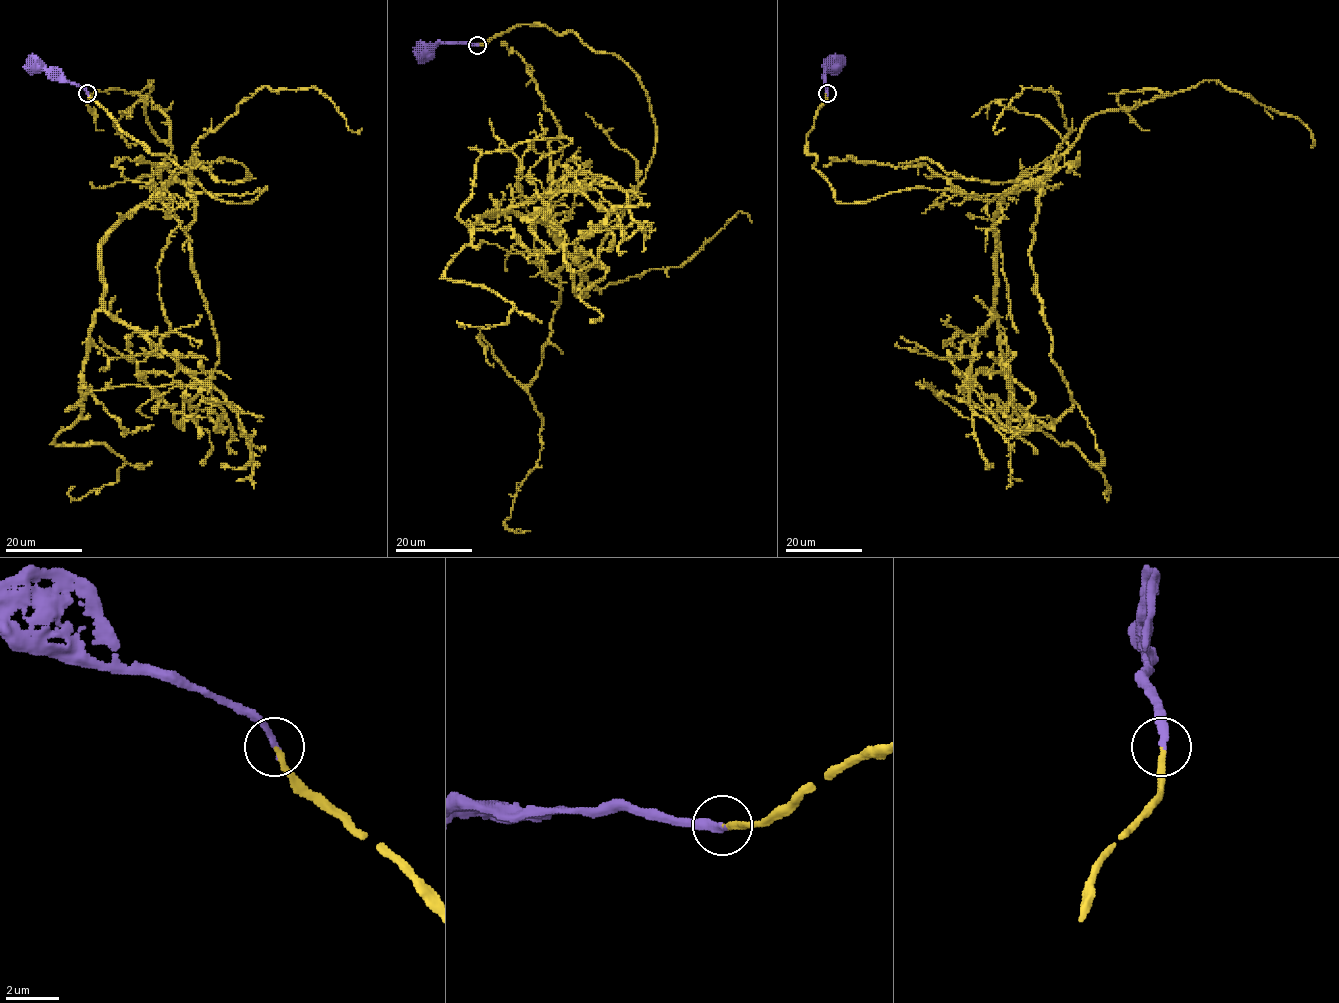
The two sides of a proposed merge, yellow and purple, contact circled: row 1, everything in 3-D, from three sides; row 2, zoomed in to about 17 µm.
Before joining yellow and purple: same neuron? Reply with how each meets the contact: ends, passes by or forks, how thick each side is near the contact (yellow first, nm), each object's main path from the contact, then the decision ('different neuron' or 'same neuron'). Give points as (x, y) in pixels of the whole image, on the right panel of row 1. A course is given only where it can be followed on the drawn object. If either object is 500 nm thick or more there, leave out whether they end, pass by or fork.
yellow ends; purple ends; calibres 200 and 240 nm; course yellow (827, 93), (807, 153), (837, 202), (1036, 184), (995, 218), (1011, 401), (919, 383), (970, 419); course purple (827, 93), (824, 75), (831, 67); same neuron

